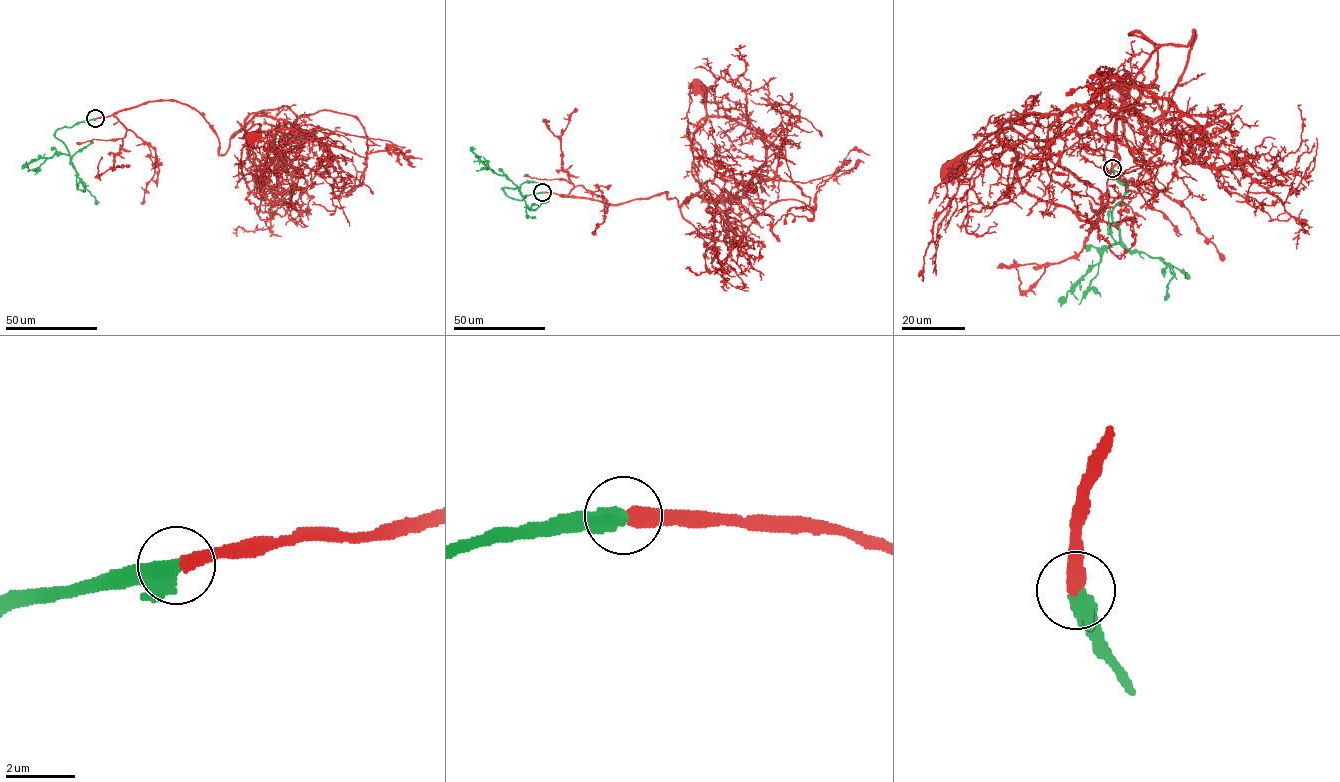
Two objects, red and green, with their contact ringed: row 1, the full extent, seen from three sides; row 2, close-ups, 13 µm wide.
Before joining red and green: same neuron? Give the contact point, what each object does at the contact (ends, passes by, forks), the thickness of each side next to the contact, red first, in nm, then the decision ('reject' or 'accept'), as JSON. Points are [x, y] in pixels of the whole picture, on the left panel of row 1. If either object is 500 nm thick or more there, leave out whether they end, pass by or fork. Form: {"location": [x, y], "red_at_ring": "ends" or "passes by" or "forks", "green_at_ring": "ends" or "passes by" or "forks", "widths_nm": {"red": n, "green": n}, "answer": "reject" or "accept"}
{"location": [95, 118], "widths_nm": {"red": 440, "green": 550}, "answer": "accept"}

